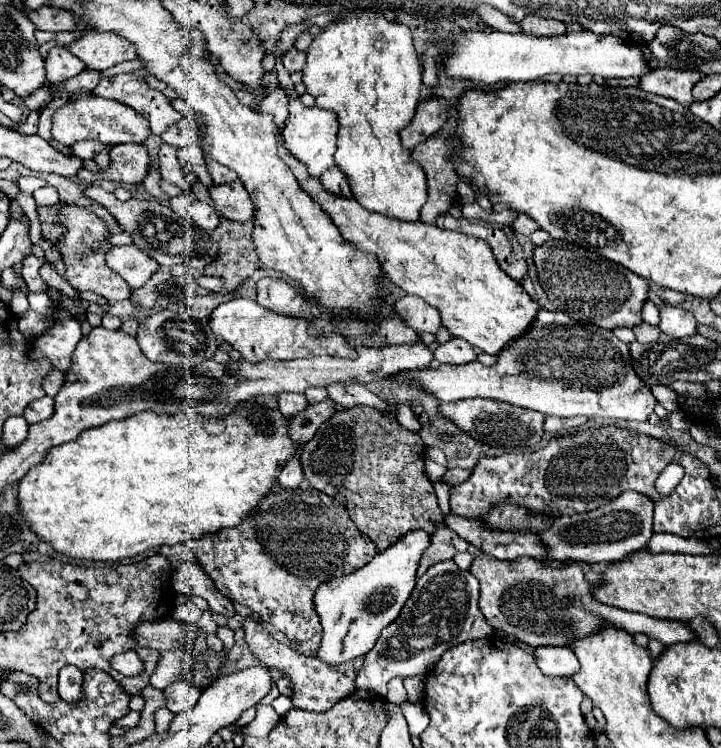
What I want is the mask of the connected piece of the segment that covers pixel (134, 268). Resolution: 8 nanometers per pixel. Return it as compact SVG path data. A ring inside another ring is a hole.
M112 247L106 255L108 265L130 285L130 289L142 287L150 279L152 273L160 269L160 265L146 253L142 253L138 247Z

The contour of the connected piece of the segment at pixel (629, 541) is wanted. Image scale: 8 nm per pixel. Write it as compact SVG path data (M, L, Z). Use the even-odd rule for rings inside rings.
M622 491L618 499L588 511L576 513L572 517L558 517L550 529L540 533L540 539L548 547L548 559L572 559L584 563L616 563L634 551L646 547L652 537L652 515L654 503L650 497L634 491Z

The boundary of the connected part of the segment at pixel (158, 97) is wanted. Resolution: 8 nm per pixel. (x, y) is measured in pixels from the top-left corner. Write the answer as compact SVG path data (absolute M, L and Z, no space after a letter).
M132 73L104 77L100 85L92 89L92 93L98 97L116 99L136 109L140 115L144 115L150 121L152 135L162 135L172 123L176 123L182 117L170 105L170 99L164 93L150 89L142 77Z

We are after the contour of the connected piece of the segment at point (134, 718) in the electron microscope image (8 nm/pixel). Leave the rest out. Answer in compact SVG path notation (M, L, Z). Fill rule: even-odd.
M130 711L126 717L118 719L118 721L116 721L116 725L118 725L118 727L122 727L124 731L128 731L128 729L134 729L134 727L138 725L138 721L140 721L140 713L138 713L138 711Z

